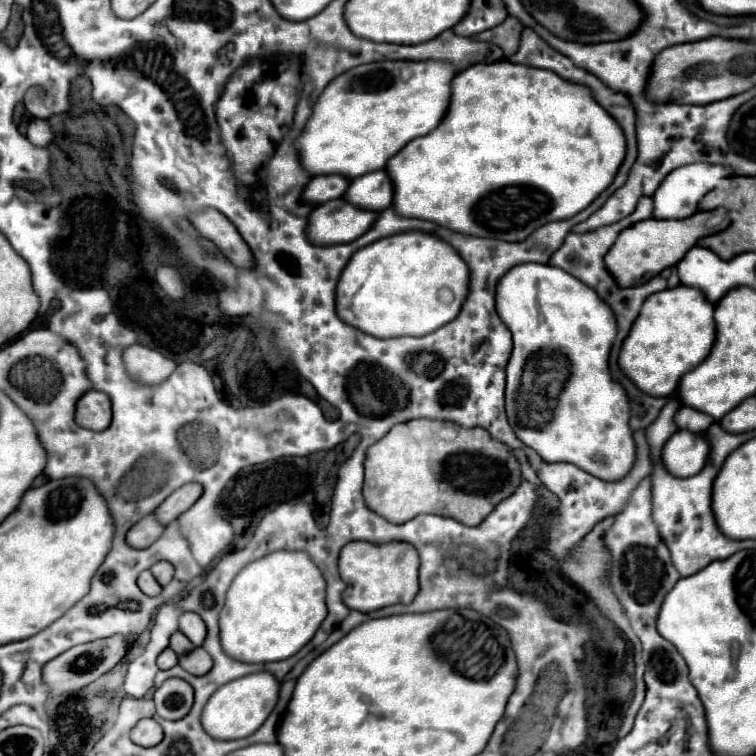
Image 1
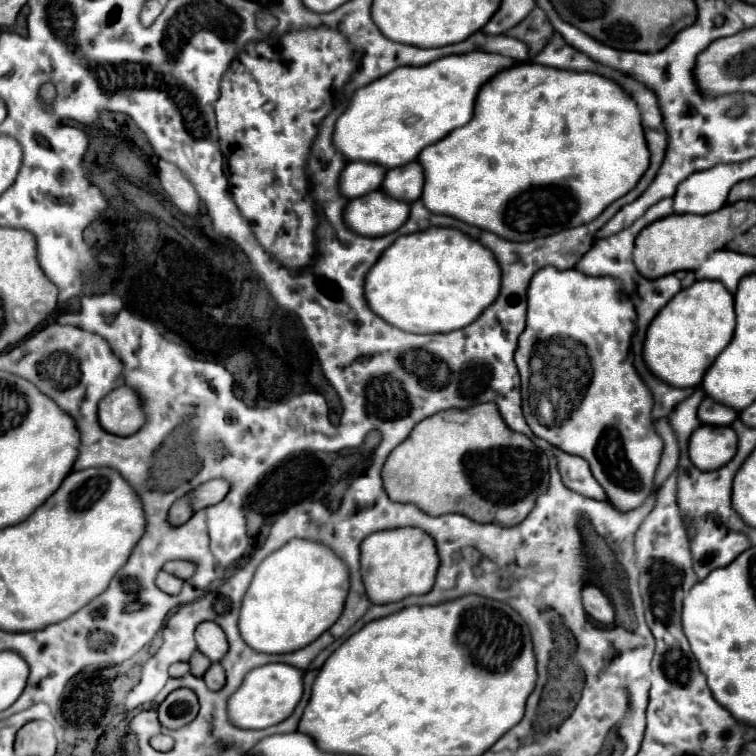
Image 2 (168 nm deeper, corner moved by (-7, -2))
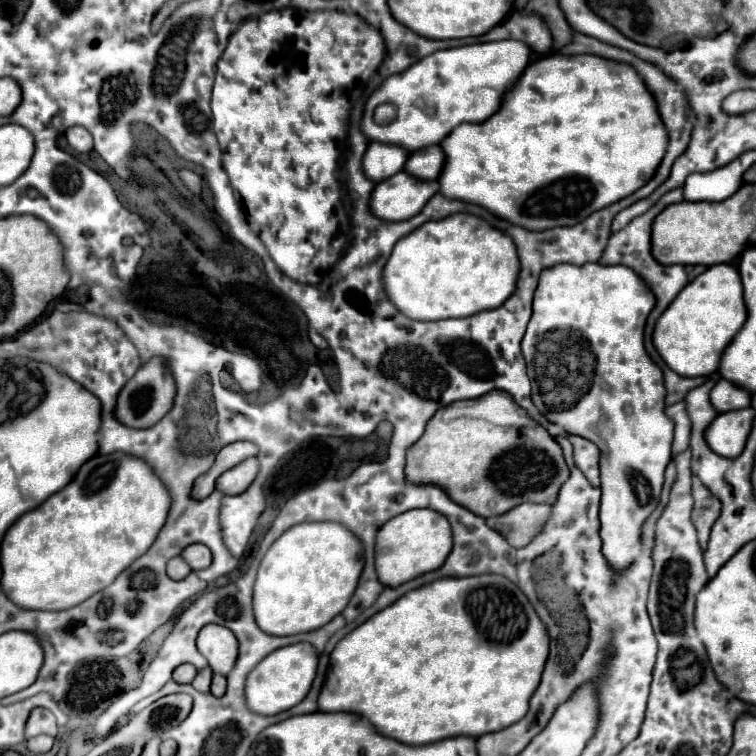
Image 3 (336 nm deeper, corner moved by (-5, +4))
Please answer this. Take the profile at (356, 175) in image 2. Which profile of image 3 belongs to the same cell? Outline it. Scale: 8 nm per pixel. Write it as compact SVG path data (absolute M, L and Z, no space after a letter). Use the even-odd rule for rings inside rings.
M371 142L361 160L363 174L377 184L403 170L403 158L407 158L403 150L395 150L393 146L375 146L375 142Z

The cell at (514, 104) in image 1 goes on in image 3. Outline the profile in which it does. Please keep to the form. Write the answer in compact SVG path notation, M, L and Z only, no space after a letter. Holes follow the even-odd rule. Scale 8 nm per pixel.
M551 54L551 56L537 58L523 70L523 74L517 78L515 86L505 92L499 110L491 118L487 118L481 124L459 124L455 130L451 130L451 134L447 138L441 140L439 146L445 154L445 164L437 178L439 194L443 194L445 198L451 198L451 200L461 200L467 204L481 206L481 208L489 210L491 214L495 214L497 218L507 220L507 222L521 226L525 230L547 230L547 228L557 228L557 226L579 224L579 222L583 222L583 218L587 218L595 210L609 206L611 202L617 202L617 200L633 194L635 190L639 190L643 184L647 184L651 180L651 176L655 174L659 162L665 156L667 130L657 114L655 100L651 98L643 80L631 66L617 64L617 62L603 60L599 56L589 56L589 54L585 54L585 56Z

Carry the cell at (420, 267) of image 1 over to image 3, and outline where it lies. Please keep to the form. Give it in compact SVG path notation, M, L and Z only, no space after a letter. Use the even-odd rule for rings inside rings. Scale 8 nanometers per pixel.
M471 214L425 222L403 236L383 266L381 282L391 304L411 320L463 318L501 306L513 292L519 260L513 240Z

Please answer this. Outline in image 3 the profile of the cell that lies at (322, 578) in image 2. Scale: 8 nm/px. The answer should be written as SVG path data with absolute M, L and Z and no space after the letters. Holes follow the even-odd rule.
M305 522L289 528L267 550L257 570L257 580L253 586L253 616L257 626L271 636L293 636L301 632L313 632L331 622L343 612L357 588L357 580L363 570L361 552L361 542L337 522Z

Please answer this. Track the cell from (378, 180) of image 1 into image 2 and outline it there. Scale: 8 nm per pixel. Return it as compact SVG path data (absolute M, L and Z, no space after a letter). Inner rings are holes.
M413 162L413 164L405 164L405 168L393 168L393 172L387 172L381 188L393 198L415 202L421 198L423 182L425 182L423 168L419 166L419 162Z

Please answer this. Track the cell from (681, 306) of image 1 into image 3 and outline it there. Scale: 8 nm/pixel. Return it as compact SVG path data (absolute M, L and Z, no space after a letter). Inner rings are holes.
M715 264L689 282L657 318L653 346L665 364L679 376L709 376L717 370L725 346L733 340L745 318L747 310L743 304L743 286L737 268L731 264Z

